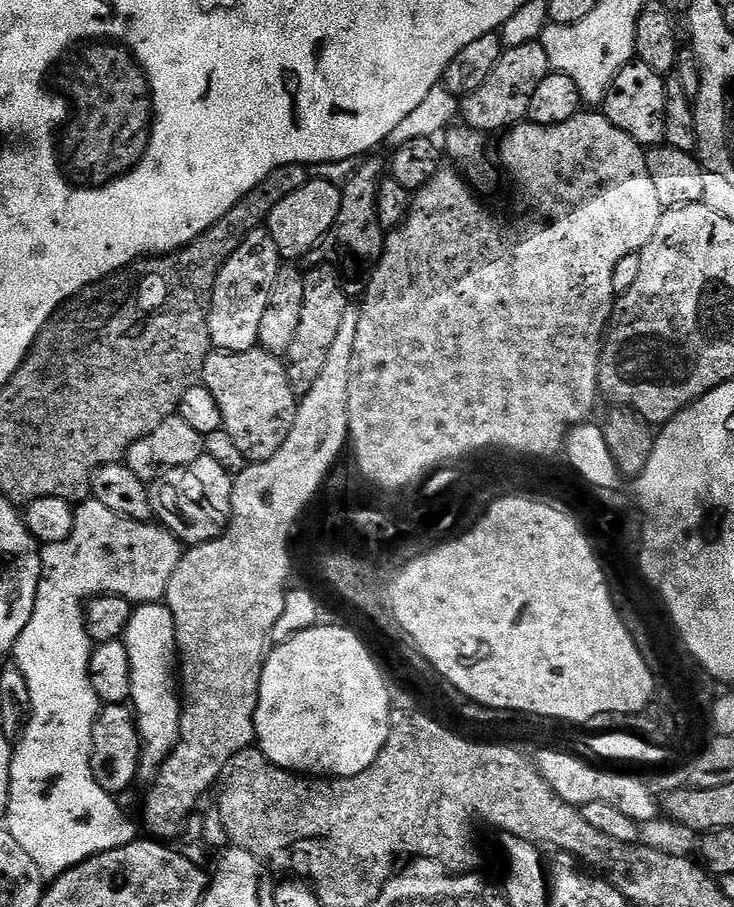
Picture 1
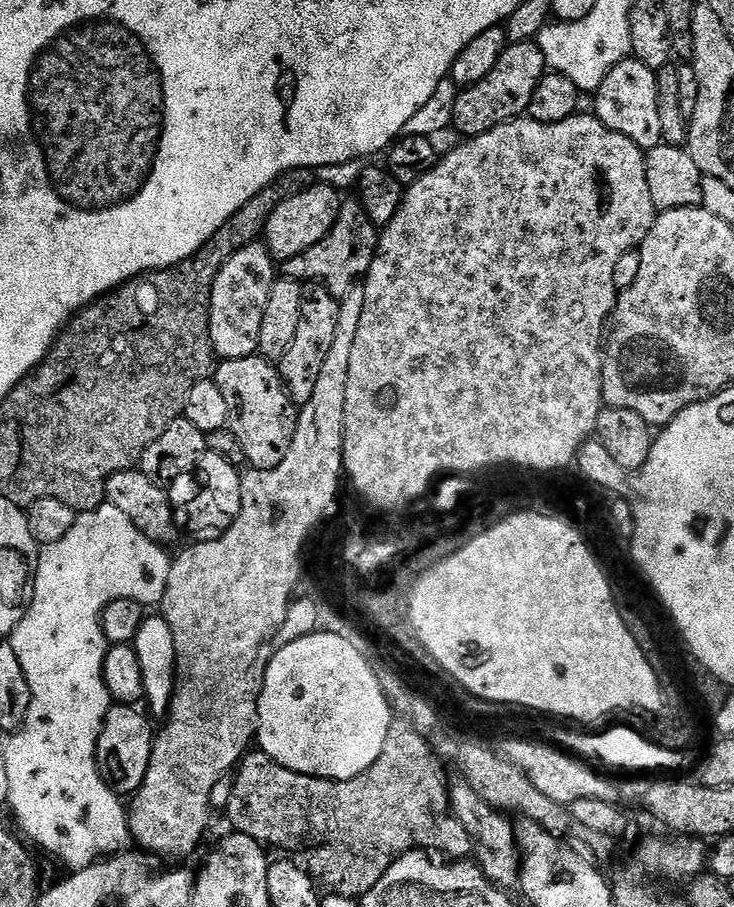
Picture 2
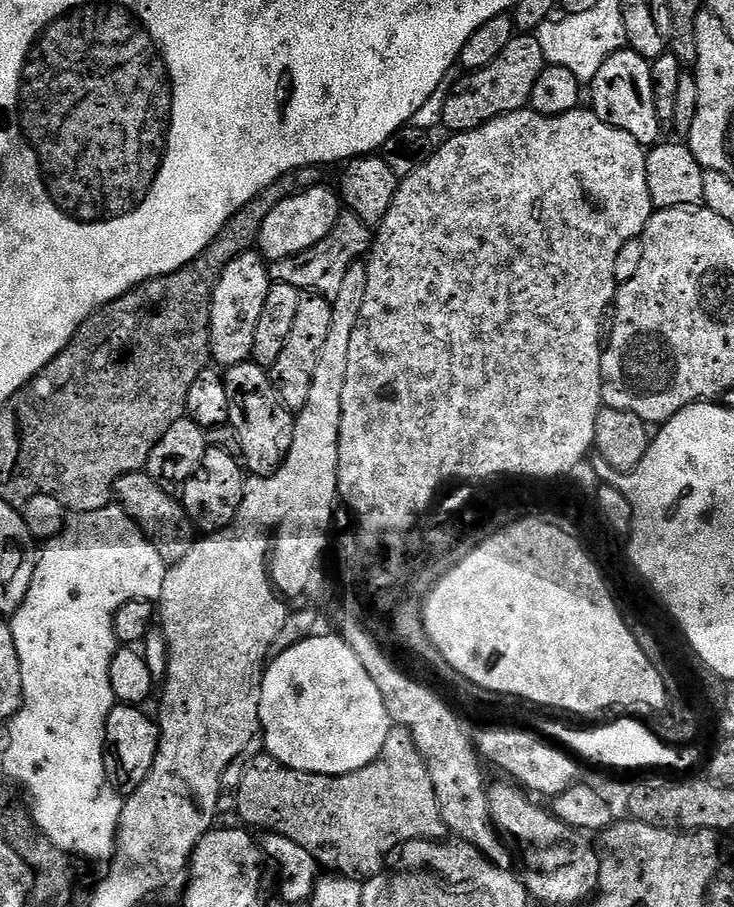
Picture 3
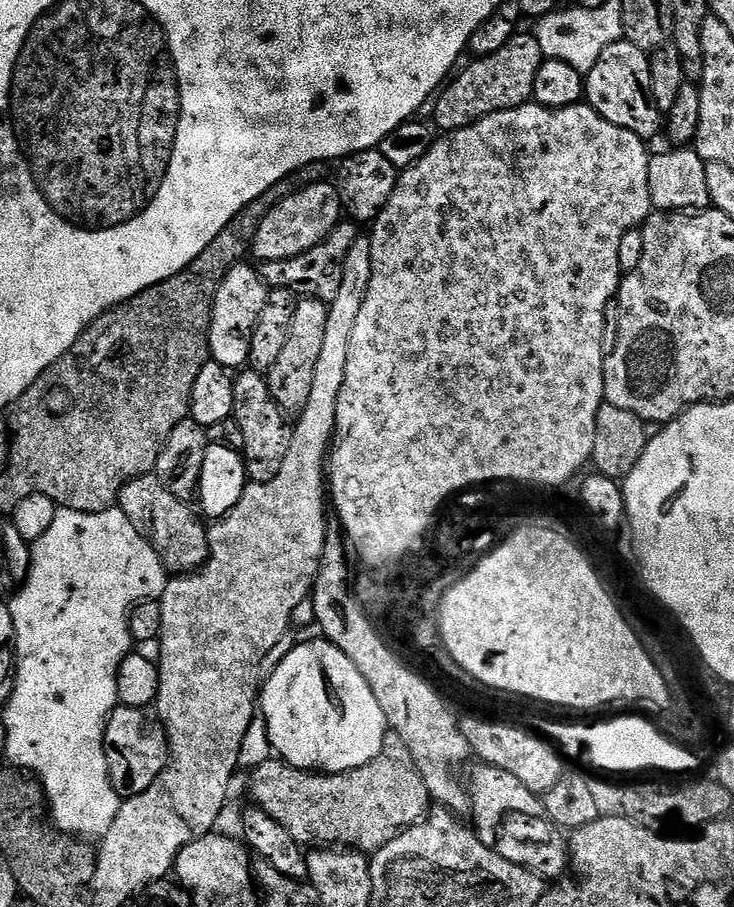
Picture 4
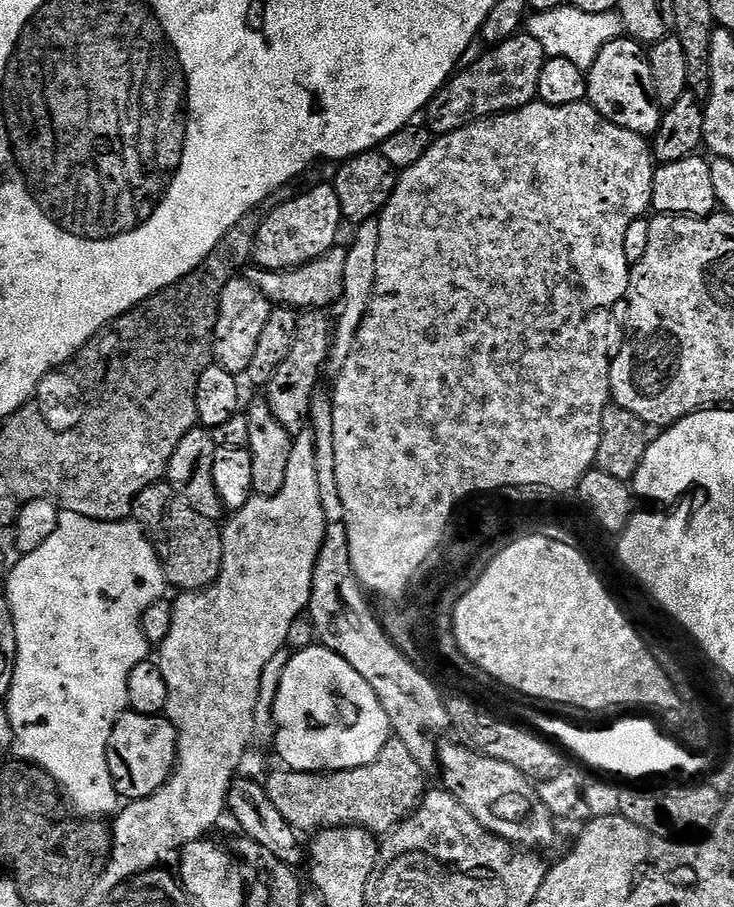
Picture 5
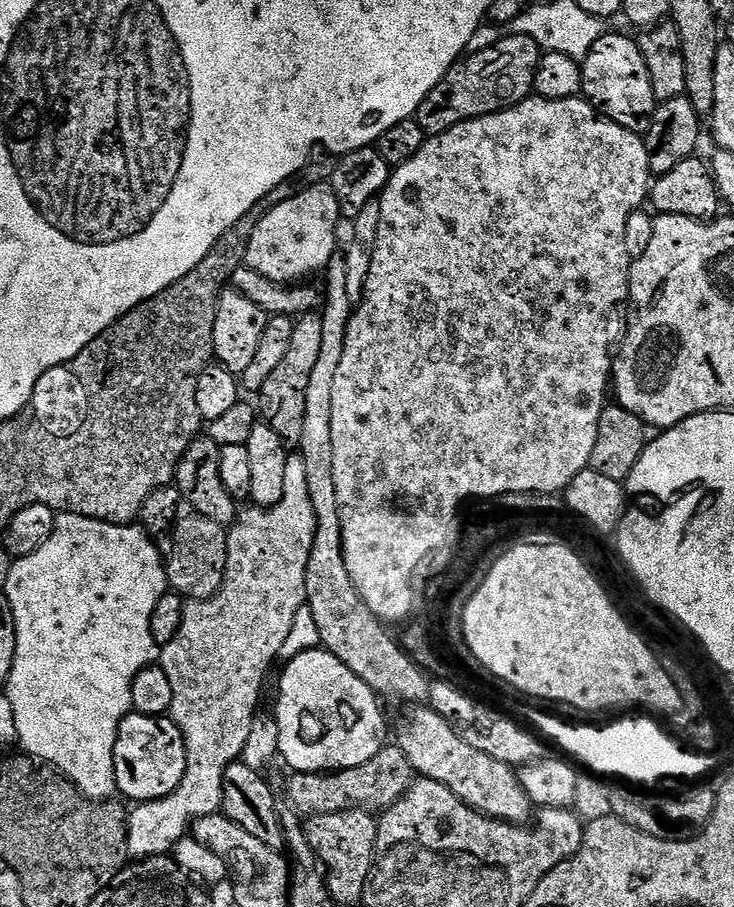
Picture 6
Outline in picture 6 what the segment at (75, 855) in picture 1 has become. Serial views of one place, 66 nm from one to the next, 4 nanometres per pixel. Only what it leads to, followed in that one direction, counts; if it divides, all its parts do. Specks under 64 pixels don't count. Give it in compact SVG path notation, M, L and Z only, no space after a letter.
M69 512L59 513L54 522L54 530L34 554L13 559L10 578L6 578L6 586L2 589L8 596L10 606L14 610L14 622L18 630L18 650L14 654L14 670L10 670L6 695L14 710L14 726L16 738L27 755L45 760L47 764L63 772L76 788L90 800L107 801L117 795L116 777L114 775L114 746L116 732L125 716L132 711L132 683L142 669L157 663L161 645L154 642L154 634L150 632L150 614L154 614L154 606L158 606L158 598L169 591L168 575L164 572L164 560L160 556L152 537L143 527L132 524L107 524L94 518L86 518Z

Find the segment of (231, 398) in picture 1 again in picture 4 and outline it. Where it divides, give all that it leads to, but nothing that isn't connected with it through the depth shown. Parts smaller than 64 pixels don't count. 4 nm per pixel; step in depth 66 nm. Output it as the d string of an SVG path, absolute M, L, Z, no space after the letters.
M251 370L241 371L233 379L232 385L236 403L234 419L242 430L244 443L242 455L248 471L248 479L254 484L265 484L278 478L278 472L286 462L286 453L290 451L292 441L293 425L286 413L278 406L278 402L274 402L267 379L261 373Z

